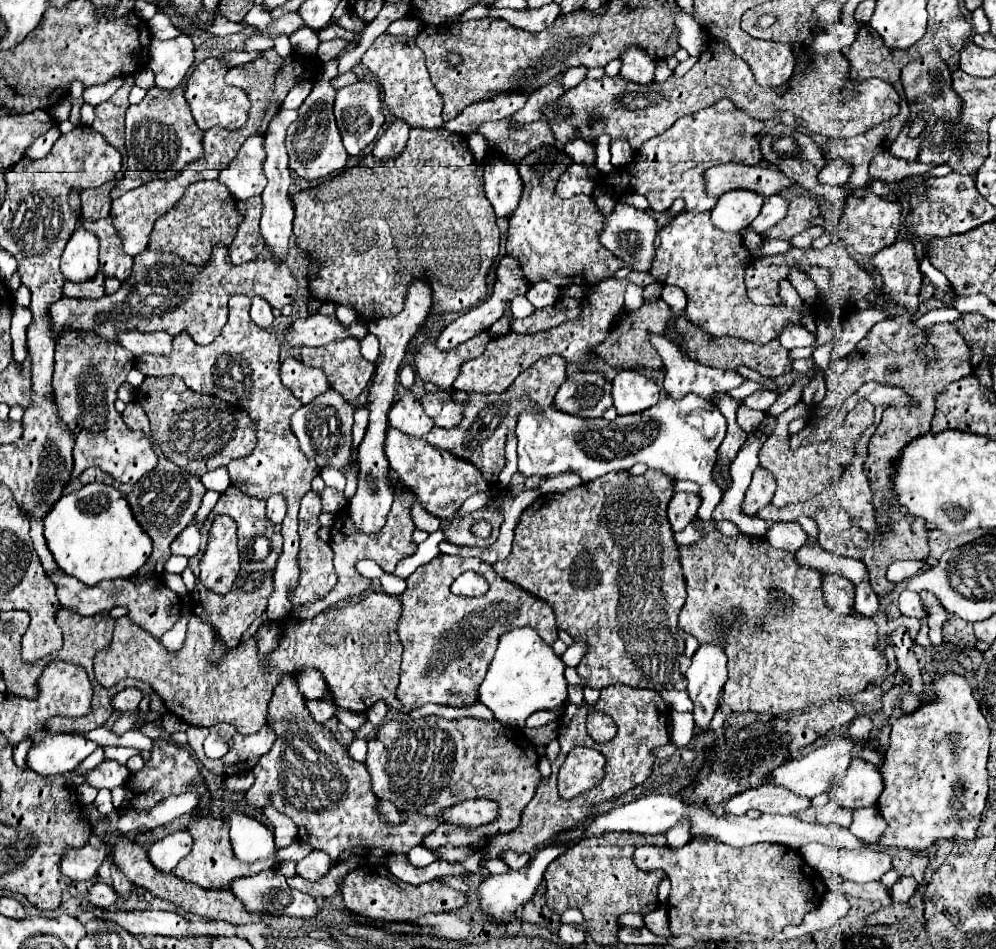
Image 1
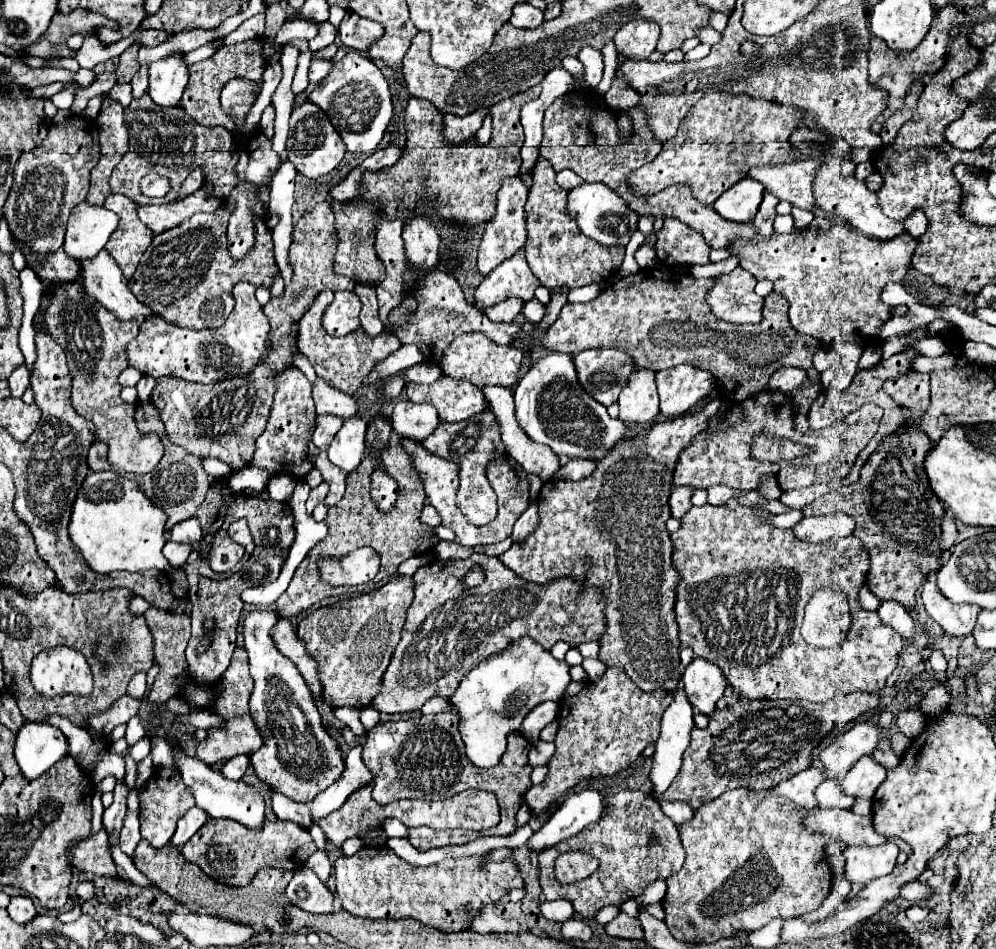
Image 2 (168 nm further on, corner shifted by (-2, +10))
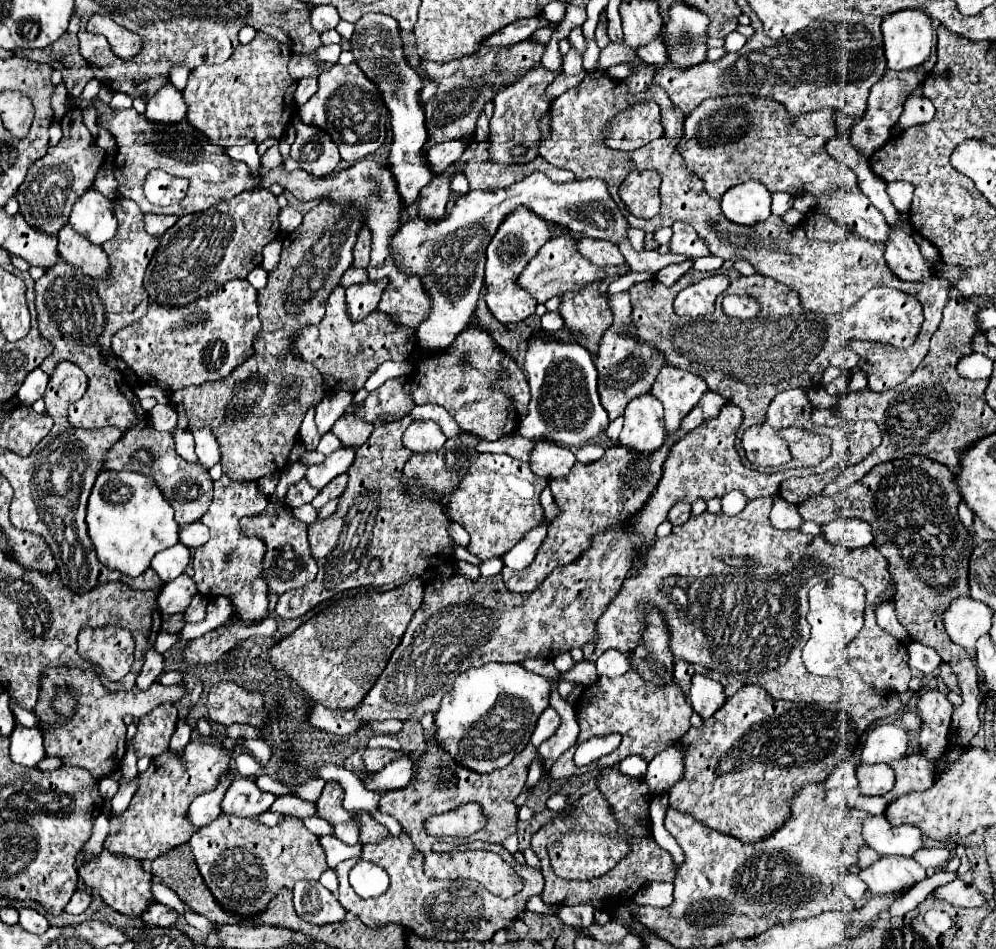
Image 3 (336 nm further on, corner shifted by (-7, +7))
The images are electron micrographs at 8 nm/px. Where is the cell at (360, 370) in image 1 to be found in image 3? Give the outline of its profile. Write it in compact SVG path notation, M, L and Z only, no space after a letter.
M337 287L327 299L327 313L321 323L307 325L293 337L293 353L313 363L331 389L359 391L367 377L385 361L405 361L415 349L415 331L411 327L393 325L387 313L375 309L363 321L351 321L345 307L345 287Z

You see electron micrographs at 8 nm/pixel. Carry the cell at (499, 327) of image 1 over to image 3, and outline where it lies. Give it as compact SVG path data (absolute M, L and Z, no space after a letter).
M525 207L511 213L501 223L495 237L491 239L487 247L487 263L485 263L485 301L499 323L503 325L519 323L535 313L537 301L525 289L519 289L517 277L523 271L523 265L527 265L527 261L531 261L531 257L535 257L535 253L549 239L551 239L549 223L539 219L535 213L531 213Z

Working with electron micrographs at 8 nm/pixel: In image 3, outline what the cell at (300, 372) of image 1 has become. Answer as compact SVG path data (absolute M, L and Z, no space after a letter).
M357 415L339 417L331 429L331 433L335 433L335 437L339 437L343 447L355 447L355 449L361 447L369 439L371 431L373 431L373 425L361 421Z

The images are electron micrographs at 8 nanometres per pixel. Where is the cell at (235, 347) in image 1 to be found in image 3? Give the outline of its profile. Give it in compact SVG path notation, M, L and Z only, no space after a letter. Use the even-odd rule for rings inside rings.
M227 281L215 293L199 297L181 307L149 305L149 311L135 325L127 325L115 333L111 349L127 367L135 371L141 383L157 385L165 391L177 391L189 385L219 381L227 377L235 365L253 355L253 341L261 329L257 317L257 291L249 281ZM191 313L205 313L207 321L185 327L183 319Z

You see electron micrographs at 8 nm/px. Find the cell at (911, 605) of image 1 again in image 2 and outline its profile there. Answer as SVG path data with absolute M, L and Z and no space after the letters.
M932 576L922 584L920 598L922 598L926 612L942 626L944 632L952 636L966 636L972 632L980 608L970 606L970 604L950 602L946 596L942 596Z

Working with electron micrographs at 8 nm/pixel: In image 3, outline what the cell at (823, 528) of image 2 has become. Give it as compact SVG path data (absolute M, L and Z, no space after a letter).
M835 519L823 527L823 537L833 545L847 549L867 547L873 543L871 527L861 519Z

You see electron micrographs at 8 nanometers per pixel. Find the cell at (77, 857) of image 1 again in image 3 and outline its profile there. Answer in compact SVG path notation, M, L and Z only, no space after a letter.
M107 849L89 865L81 867L79 877L85 881L85 887L93 889L113 911L129 915L129 917L141 917L149 905L153 903L153 873L141 865L141 861L125 857L125 855L111 855Z

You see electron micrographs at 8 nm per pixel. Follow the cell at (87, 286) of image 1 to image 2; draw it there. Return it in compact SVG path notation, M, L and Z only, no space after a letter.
M20 246L28 264L38 272L44 282L74 282L82 278L82 266L78 260L68 258L66 252L60 248L56 254L48 254L44 264L36 264L34 256L26 246Z

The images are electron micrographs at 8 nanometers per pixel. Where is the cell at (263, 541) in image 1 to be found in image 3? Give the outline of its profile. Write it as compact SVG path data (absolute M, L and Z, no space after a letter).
M269 507L261 515L253 519L241 519L243 533L259 535L267 545L267 555L263 561L263 577L269 585L269 591L281 595L291 589L299 589L315 579L317 563L311 559L309 543L307 543L307 525L297 521L291 513L291 507Z

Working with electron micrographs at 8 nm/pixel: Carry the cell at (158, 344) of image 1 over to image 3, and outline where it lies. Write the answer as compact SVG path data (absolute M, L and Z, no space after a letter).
M69 223L65 225L65 229L57 233L57 249L67 263L83 269L83 273L87 273L89 277L95 279L107 277L109 259L105 251L97 245L91 245L83 235L75 233L75 229L71 229Z

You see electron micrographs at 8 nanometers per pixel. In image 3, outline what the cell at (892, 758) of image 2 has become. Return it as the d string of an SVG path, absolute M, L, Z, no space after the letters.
M909 755L897 759L891 763L891 767L895 771L895 787L885 795L889 803L911 791L927 791L935 781L933 761L923 755Z

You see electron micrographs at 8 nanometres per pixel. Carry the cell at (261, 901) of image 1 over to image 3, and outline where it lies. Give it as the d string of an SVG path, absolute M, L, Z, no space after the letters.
M297 881L293 889L293 905L303 921L323 925L345 919L345 909L337 897L319 881Z

